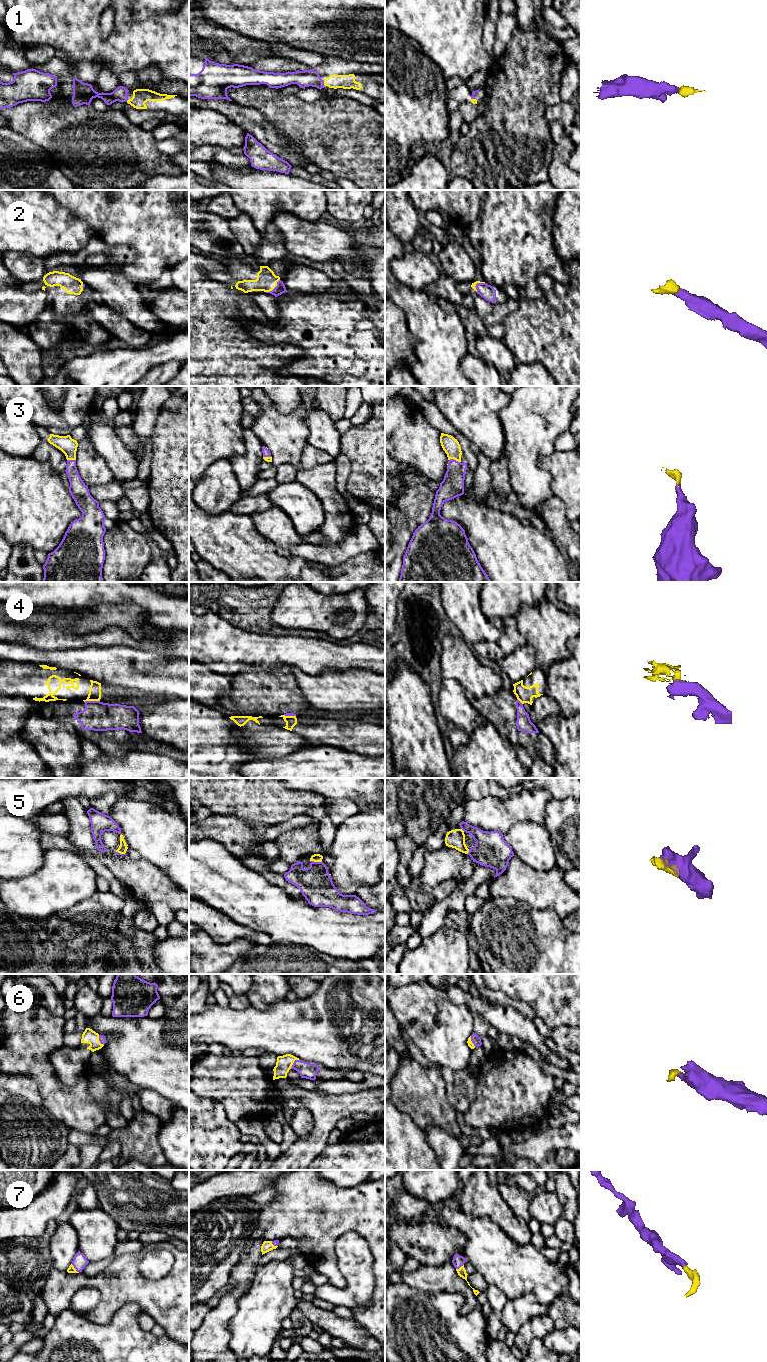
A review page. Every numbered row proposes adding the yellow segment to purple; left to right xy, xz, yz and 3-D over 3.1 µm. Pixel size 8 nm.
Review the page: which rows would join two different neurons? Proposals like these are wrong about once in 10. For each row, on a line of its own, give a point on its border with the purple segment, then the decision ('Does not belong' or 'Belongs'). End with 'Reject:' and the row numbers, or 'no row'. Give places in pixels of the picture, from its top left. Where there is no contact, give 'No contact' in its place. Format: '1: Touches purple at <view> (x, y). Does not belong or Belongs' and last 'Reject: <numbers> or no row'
1: Touches purple at xz (323, 82). Belongs
2: Touches purple at xz (275, 287). Belongs
3: Touches purple at yz (455, 460). Belongs
4: Touches purple at xy (91, 701). Does not belong
5: Touches purple at xz (316, 862). Belongs
6: Touches purple at xz (294, 1062). Belongs
7: Touches purple at xy (74, 1267). Belongs
Reject: 4

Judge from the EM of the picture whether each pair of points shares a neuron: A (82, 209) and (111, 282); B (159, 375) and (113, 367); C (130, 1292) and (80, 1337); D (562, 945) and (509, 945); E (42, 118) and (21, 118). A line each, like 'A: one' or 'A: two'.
A: two
B: two
C: two
D: one
E: one

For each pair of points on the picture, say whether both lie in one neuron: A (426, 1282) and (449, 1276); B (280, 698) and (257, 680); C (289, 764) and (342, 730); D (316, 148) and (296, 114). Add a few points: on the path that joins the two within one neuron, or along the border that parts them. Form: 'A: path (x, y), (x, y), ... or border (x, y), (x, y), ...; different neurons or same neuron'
A: path (432, 1279), (443, 1278); same neuron
B: path (273, 698), (270, 698), (259, 687); same neuron
C: border (311, 744), (331, 745), (342, 749); different neurons
D: path (316, 140), (316, 135), (303, 122); same neuron

